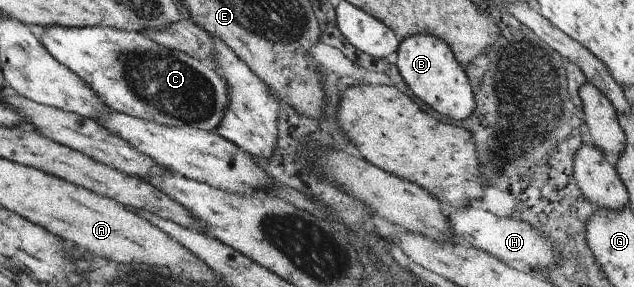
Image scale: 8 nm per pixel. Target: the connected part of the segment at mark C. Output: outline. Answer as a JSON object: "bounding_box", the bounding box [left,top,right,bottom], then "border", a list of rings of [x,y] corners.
{"bounding_box":[39,25,229,132],"border":[[[51,25],[51,27],[44,27],[45,31],[41,33],[39,41],[41,45],[49,52],[49,55],[53,56],[53,59],[57,63],[61,63],[62,66],[67,67],[69,71],[73,71],[83,83],[93,91],[93,95],[97,95],[99,101],[105,103],[109,109],[113,109],[113,112],[119,112],[128,116],[133,116],[143,121],[155,122],[167,127],[182,126],[187,124],[189,127],[213,132],[221,121],[225,109],[227,109],[227,103],[229,103],[229,93],[227,85],[225,85],[225,79],[217,75],[213,67],[207,65],[207,63],[197,61],[192,57],[189,57],[186,53],[175,51],[174,49],[167,49],[158,43],[155,43],[152,39],[149,39],[145,34],[136,31],[117,31],[117,29],[109,29],[109,27],[57,27]]]}

